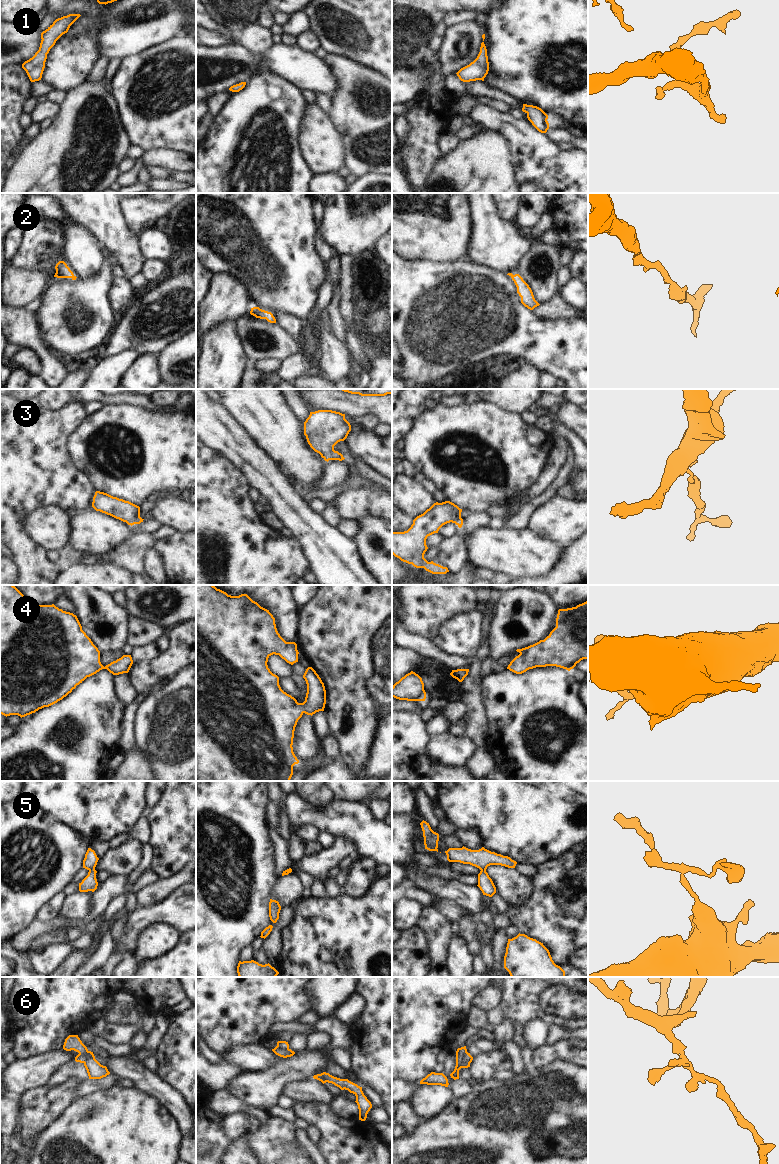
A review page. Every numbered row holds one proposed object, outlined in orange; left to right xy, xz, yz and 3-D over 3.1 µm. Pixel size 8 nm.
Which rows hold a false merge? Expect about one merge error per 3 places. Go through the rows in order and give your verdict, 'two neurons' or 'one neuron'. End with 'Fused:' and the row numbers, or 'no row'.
1: one neuron
2: one neuron
3: two neurons
4: one neuron
5: two neurons
6: two neurons
Fused: 3, 5, 6

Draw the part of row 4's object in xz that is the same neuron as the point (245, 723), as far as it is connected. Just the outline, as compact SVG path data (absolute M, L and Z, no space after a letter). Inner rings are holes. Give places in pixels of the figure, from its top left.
M196 585L196 781L290 781L293 766L299 763L292 747L295 727L304 713L312 716L316 712L324 711L326 690L316 671L308 667L303 675L307 684L305 701L298 703L294 697L281 689L279 677L268 668L268 658L273 654L279 655L291 665L298 662L297 644L286 642L280 636L275 618L269 610L261 607L247 594L231 596L214 585Z

